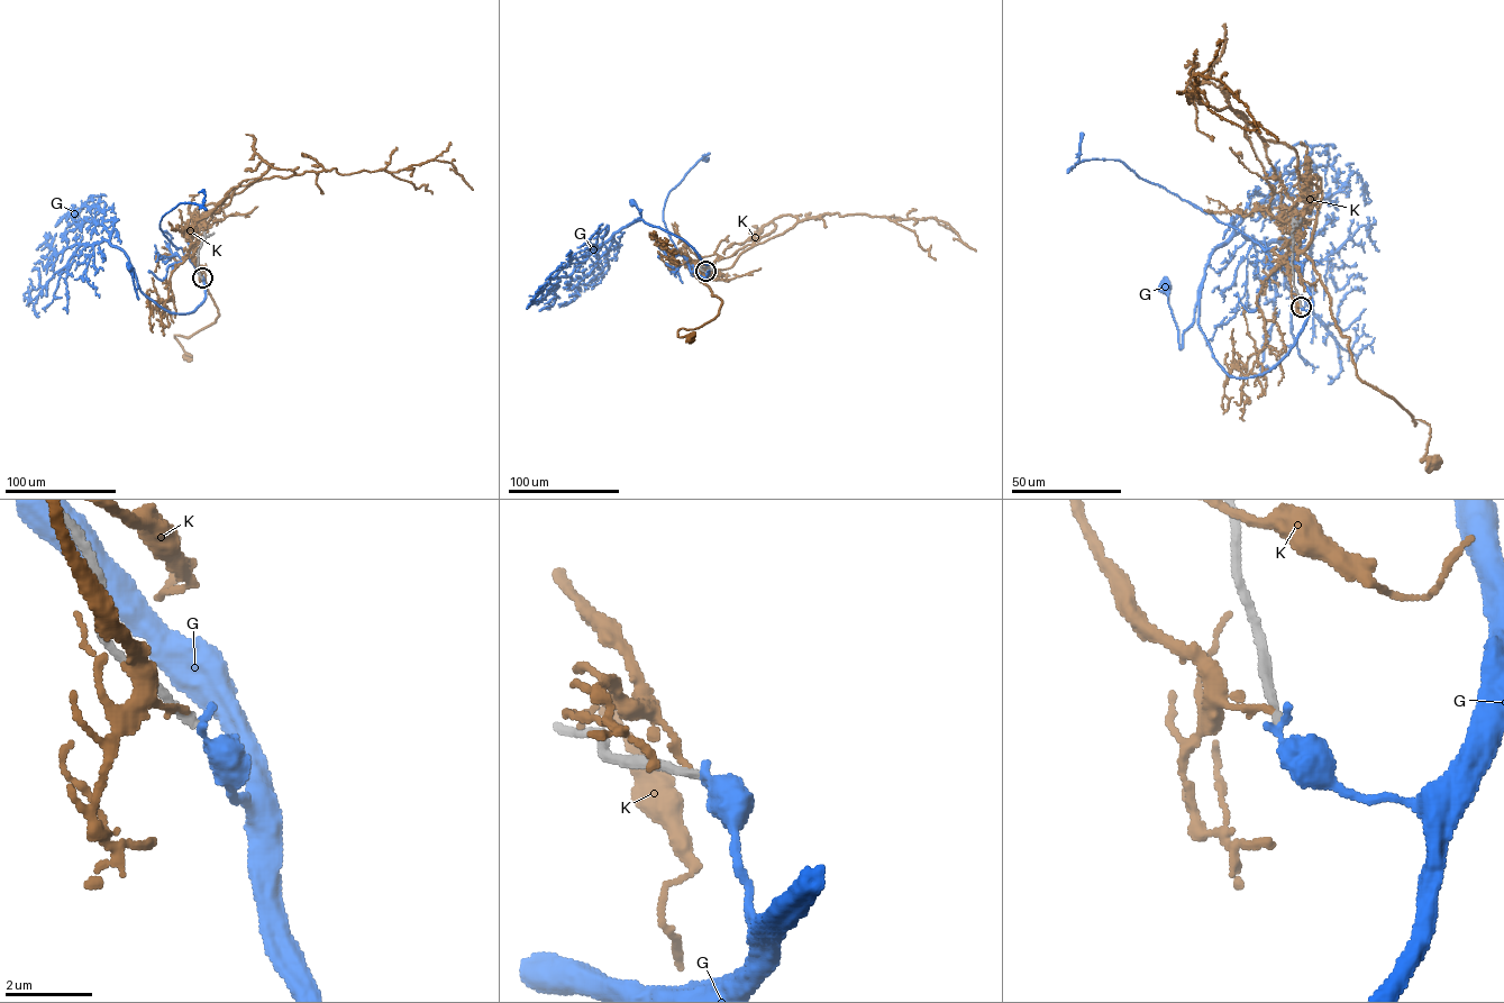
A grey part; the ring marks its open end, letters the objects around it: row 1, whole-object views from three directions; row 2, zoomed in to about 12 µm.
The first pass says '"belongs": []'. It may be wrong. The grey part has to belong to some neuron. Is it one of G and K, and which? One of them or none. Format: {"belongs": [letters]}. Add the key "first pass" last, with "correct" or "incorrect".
{"belongs": [], "first pass": "correct"}

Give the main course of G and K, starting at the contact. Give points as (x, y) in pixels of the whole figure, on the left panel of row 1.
G: (202, 277), (203, 301), (192, 311), (173, 313), (140, 291), (130, 266), (138, 299), (129, 267)
K: (201, 277), (190, 249), (219, 313), (188, 337), (174, 335), (187, 356)

